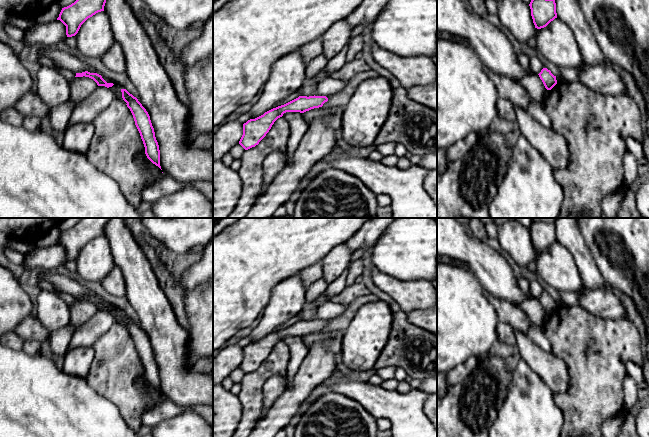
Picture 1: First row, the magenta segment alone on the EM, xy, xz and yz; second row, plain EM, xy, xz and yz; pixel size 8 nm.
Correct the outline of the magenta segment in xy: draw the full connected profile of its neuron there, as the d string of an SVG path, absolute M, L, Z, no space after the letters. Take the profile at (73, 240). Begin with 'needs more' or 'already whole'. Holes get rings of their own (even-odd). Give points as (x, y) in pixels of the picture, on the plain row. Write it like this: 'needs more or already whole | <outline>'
already whole | M82 218L74 227L62 232L57 244L66 250L67 261L75 260L88 242L104 235L109 220L110 218Z

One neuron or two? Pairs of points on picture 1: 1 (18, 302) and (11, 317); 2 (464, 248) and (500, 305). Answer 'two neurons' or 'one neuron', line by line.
1: one neuron
2: two neurons

